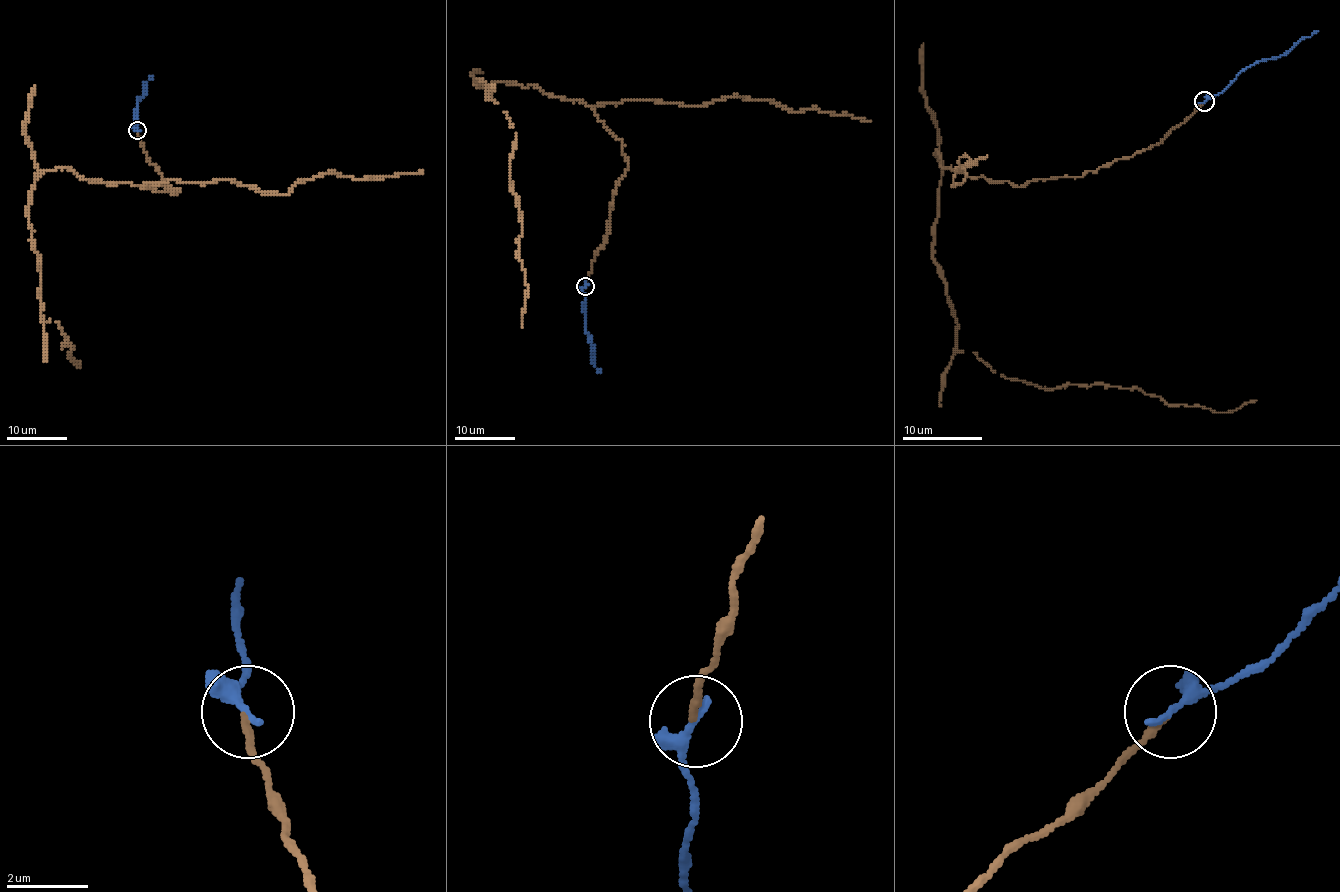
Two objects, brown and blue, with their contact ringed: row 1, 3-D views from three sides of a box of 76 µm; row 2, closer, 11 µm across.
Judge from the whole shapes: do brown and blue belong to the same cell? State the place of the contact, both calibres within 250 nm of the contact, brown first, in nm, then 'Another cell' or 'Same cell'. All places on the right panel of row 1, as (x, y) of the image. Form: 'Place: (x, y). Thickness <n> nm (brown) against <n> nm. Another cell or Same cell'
Place: (1204, 101). Thickness 170 nm (brown) against 220 nm. Same cell

